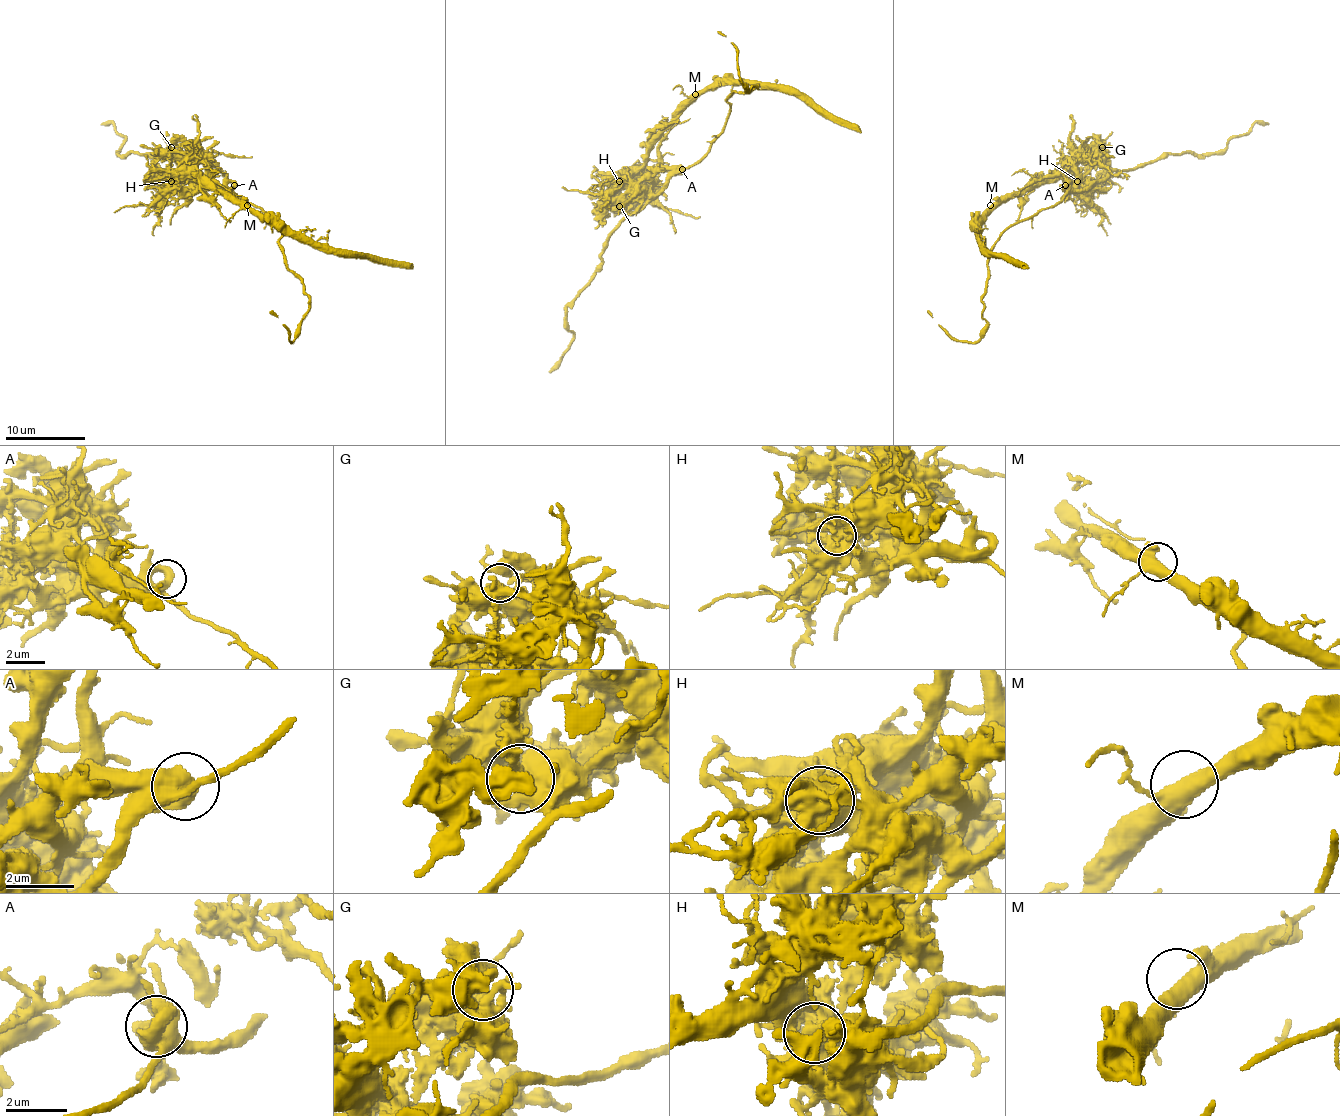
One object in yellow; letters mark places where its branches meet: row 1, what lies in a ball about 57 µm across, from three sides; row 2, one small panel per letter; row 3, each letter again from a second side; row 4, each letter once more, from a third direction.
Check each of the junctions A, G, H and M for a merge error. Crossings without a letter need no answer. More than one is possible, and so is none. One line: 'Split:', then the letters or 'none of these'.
Split: H

